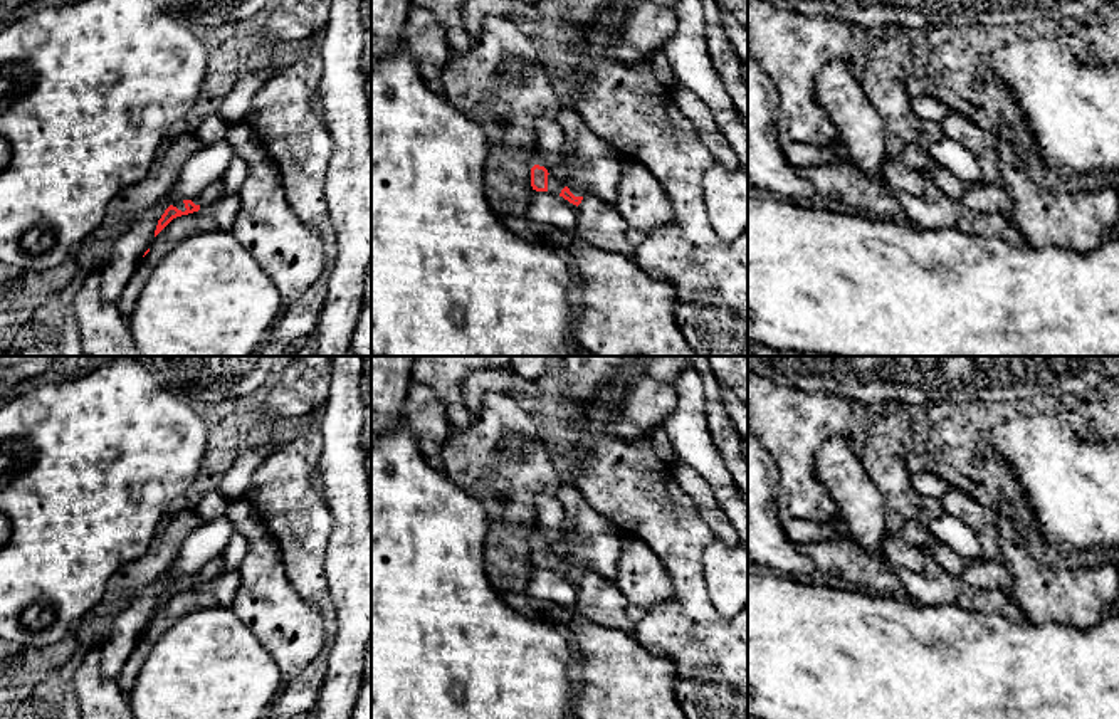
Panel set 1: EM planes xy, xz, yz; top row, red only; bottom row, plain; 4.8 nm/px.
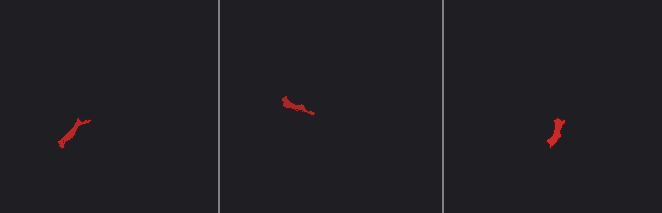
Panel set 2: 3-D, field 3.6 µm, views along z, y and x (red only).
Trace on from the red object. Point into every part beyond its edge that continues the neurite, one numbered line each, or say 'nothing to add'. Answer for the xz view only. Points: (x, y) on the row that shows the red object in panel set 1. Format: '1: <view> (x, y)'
1: xz (555, 185)

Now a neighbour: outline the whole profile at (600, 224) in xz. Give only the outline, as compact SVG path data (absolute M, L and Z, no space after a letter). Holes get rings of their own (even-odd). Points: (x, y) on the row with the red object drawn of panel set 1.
M585 197L578 205L576 235L602 250L633 257L635 249L625 239L628 228L615 205L596 197Z

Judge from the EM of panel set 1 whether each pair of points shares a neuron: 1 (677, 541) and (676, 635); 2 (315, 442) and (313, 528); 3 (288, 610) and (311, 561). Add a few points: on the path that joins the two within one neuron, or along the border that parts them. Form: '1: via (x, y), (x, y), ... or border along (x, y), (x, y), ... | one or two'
1: via (684, 565), (684, 612) | one
2: via (301, 464), (301, 506) | one
3: border along (281, 555), (286, 578), (320, 612), (323, 620) | two

